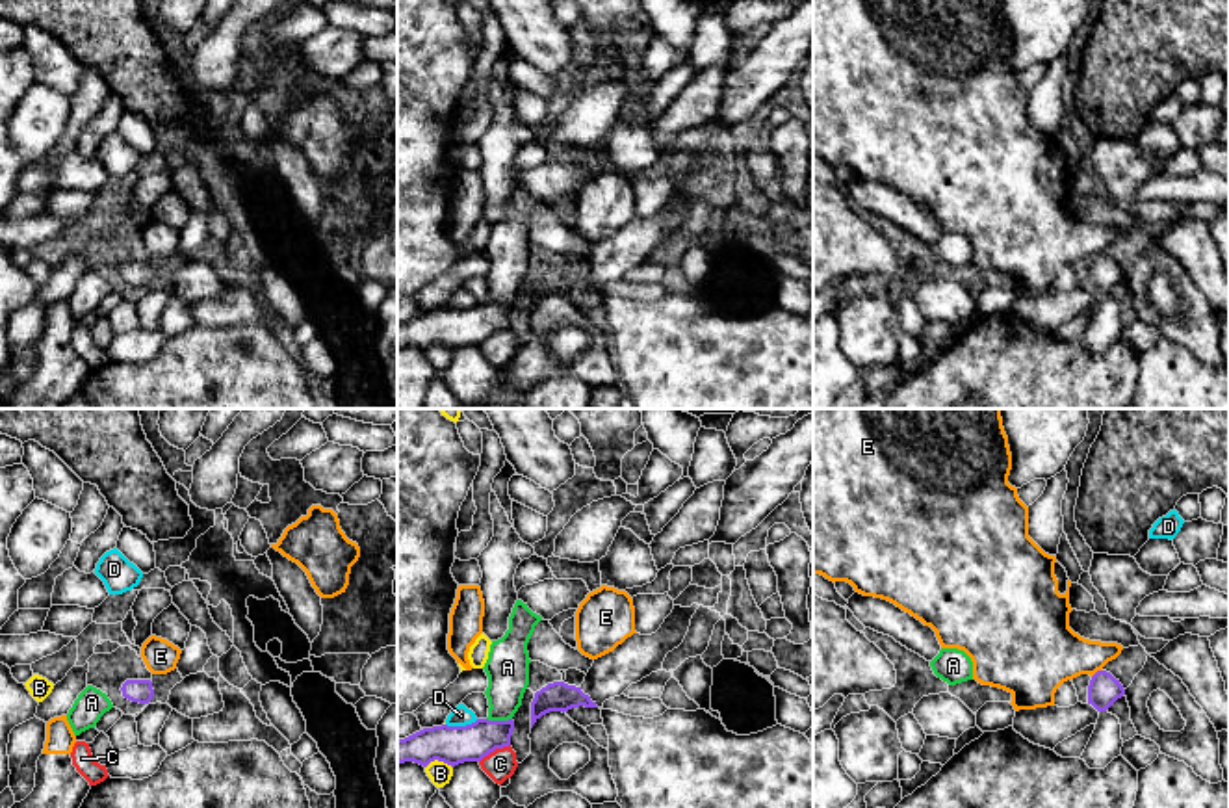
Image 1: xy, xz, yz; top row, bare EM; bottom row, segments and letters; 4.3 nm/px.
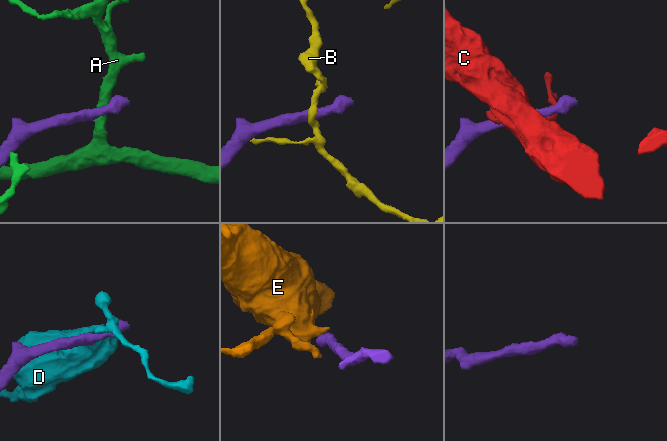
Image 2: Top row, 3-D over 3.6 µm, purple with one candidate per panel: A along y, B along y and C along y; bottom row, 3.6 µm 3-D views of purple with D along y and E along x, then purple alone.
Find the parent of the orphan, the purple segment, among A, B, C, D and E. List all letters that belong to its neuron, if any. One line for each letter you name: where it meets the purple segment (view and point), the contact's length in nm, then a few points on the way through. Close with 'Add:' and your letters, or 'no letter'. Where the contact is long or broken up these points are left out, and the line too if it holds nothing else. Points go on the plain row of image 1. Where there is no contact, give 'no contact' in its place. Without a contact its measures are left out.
Add: no letter

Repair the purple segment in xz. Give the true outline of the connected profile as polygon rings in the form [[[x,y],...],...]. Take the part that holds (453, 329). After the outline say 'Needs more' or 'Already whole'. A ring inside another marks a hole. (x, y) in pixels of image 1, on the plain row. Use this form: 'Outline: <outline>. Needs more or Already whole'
Outline: [[[477,303],[466,310],[423,312],[397,323],[397,347],[414,345],[427,351],[438,344],[451,351],[464,345],[481,345],[496,332],[511,329],[514,305]]]. Already whole

